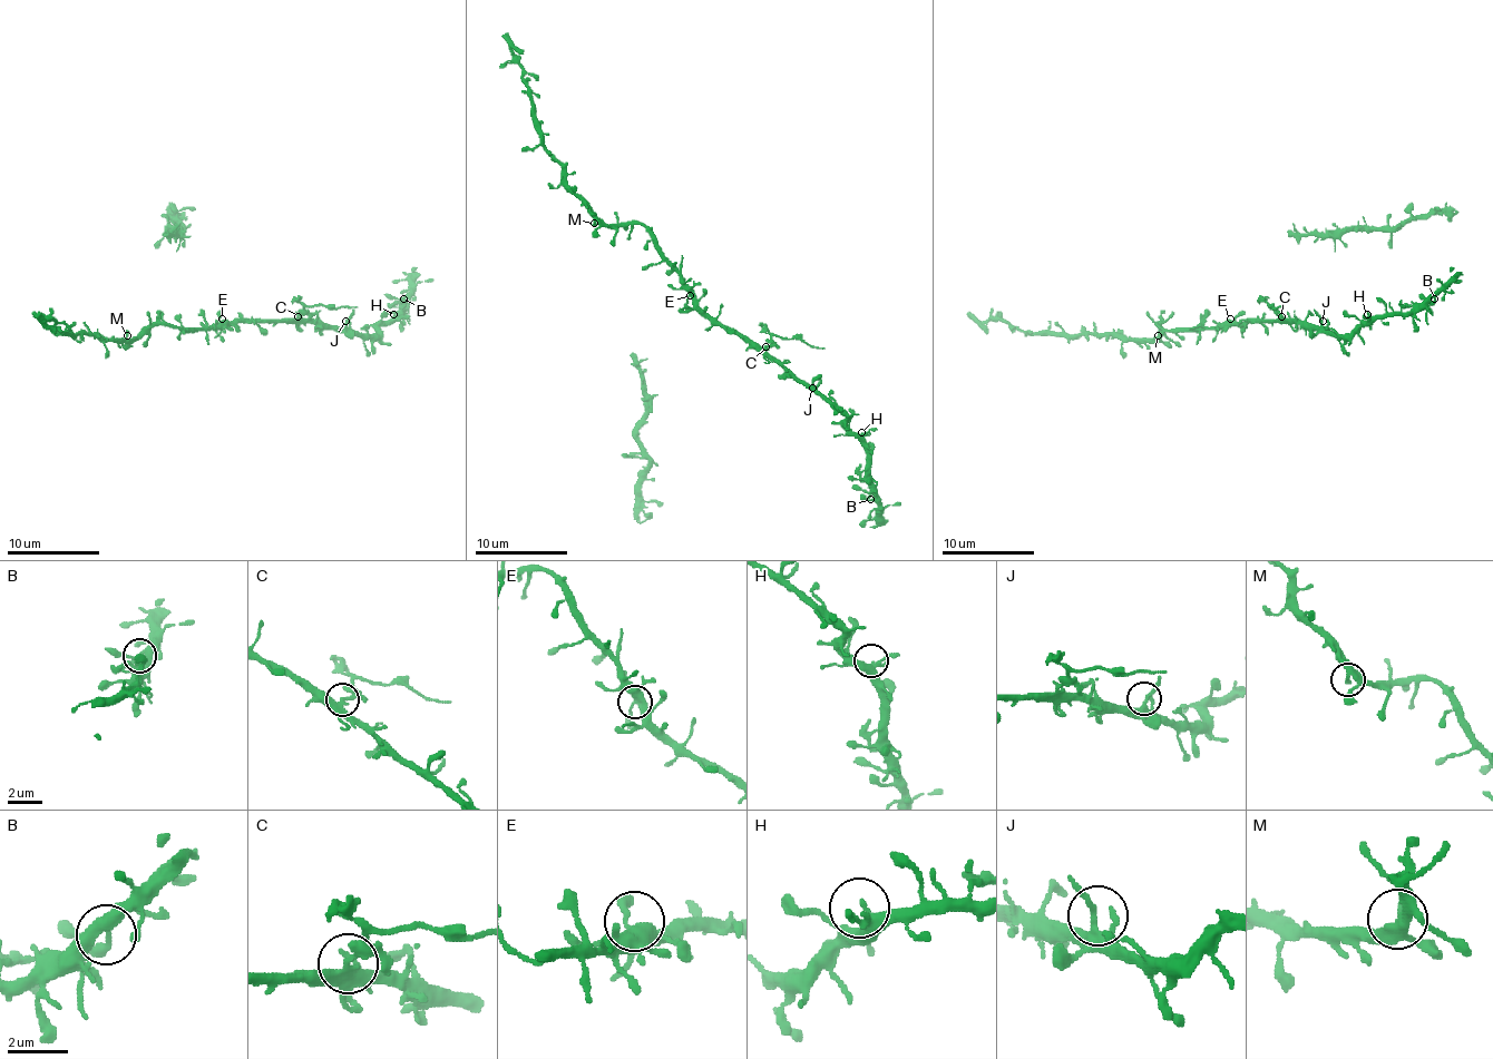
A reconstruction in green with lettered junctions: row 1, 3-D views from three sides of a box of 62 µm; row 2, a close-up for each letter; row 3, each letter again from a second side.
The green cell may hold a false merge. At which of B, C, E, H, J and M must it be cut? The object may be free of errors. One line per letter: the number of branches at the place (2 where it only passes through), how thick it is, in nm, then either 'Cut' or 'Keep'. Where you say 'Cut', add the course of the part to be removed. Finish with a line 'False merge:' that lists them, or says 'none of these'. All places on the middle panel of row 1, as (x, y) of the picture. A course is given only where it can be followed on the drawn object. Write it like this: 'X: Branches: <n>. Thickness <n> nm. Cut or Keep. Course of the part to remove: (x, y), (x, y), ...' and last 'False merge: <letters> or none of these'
B: Branches: 3. Thickness 240 nm. Keep
C: Branches: 5. Thickness 280 nm. Cut. Course of the part to remove: (765, 346), (776, 337), (801, 340), (825, 349)
E: Branches: 5. Thickness 380 nm. Keep
H: Branches: 3. Thickness 240 nm. Keep
J: Branches: 5. Thickness 240 nm. Keep
M: Branches: 1. Thickness 240 nm. Keep
False merge: C

